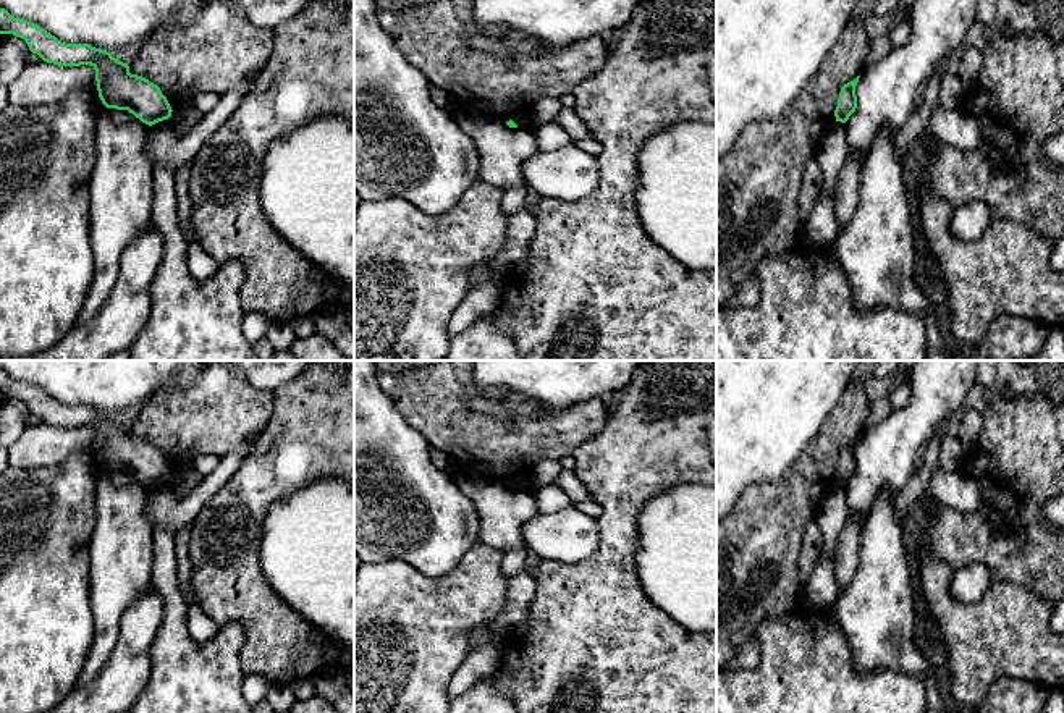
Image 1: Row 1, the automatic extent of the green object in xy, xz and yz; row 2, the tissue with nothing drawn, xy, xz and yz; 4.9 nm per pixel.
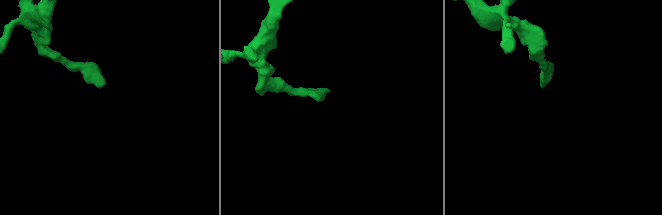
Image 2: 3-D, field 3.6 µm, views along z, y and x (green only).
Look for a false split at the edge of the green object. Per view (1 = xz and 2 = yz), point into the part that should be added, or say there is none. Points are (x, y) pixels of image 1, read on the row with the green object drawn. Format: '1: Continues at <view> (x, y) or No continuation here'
1: No continuation here
2: No continuation here

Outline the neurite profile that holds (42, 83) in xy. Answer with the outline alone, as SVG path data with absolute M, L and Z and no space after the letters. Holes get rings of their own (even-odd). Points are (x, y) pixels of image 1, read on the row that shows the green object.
M47 61L27 63L8 86L8 103L15 107L55 103L76 89L89 92L92 108L102 110L94 66L58 66Z

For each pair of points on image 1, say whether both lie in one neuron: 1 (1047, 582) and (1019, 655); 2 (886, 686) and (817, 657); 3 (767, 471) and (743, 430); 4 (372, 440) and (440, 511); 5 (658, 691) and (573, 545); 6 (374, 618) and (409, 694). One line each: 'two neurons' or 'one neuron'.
1: two neurons
2: one neuron
3: one neuron
4: one neuron
5: two neurons
6: one neuron

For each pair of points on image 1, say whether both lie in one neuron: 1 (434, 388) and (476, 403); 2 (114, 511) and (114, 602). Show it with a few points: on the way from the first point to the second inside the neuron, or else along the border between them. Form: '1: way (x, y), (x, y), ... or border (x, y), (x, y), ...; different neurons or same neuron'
1: border (506, 400), (471, 396), (466, 405); different neurons
2: way (114, 534), (114, 579); same neuron

